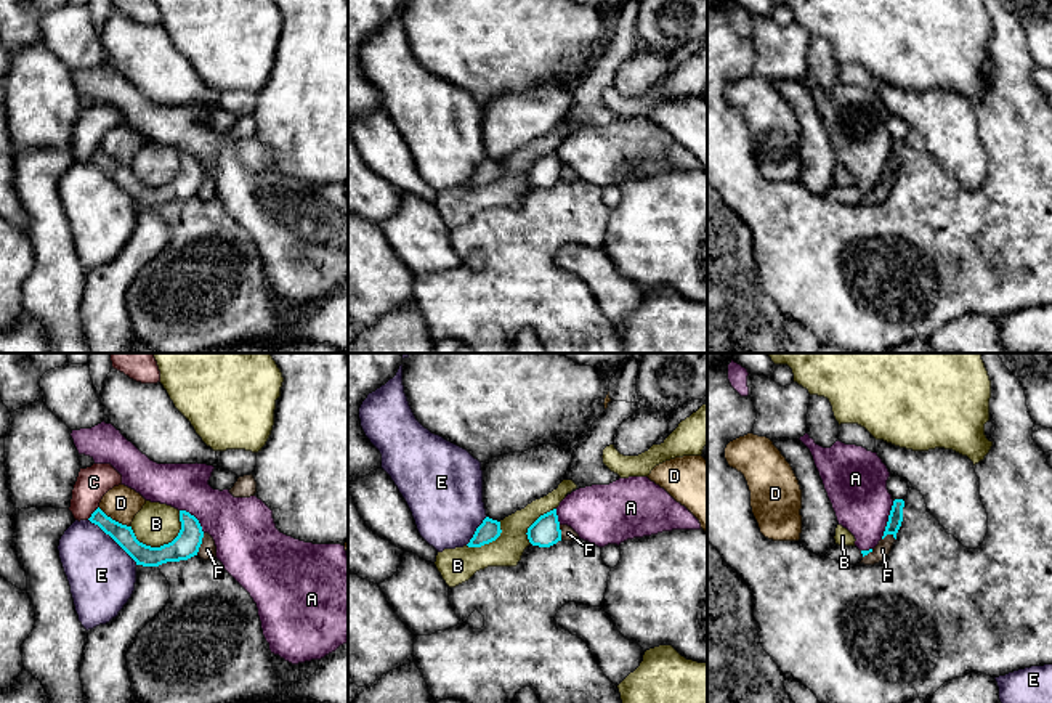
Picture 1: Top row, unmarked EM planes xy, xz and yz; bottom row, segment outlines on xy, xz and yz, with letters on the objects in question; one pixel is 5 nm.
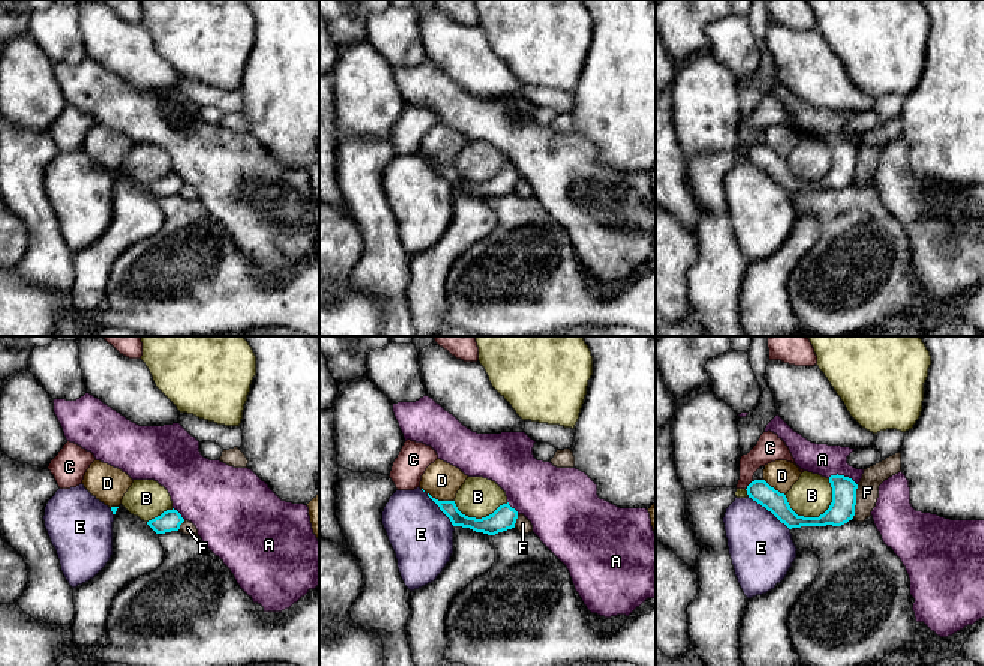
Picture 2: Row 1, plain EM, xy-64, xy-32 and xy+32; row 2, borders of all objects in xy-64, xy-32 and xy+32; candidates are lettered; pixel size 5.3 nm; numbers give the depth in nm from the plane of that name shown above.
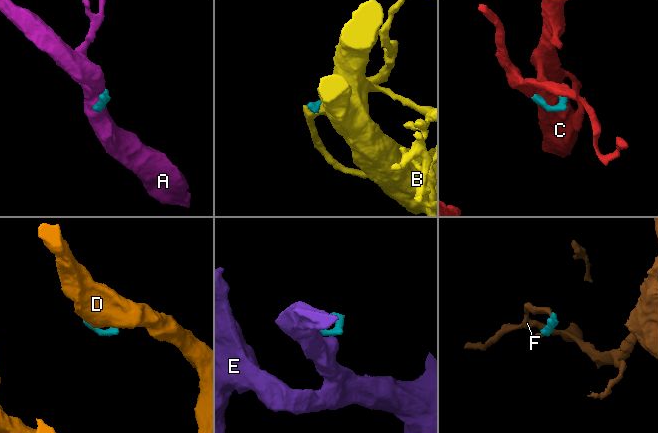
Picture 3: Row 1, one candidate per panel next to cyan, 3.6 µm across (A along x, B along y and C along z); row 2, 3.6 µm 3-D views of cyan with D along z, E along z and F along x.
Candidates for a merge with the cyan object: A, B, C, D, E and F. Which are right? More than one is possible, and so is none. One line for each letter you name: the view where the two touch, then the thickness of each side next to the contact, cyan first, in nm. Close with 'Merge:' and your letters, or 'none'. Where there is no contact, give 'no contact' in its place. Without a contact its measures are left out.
Merge: none

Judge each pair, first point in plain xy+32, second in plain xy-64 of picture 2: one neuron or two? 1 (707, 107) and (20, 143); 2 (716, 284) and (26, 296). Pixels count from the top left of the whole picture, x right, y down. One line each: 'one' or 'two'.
1: two
2: two

